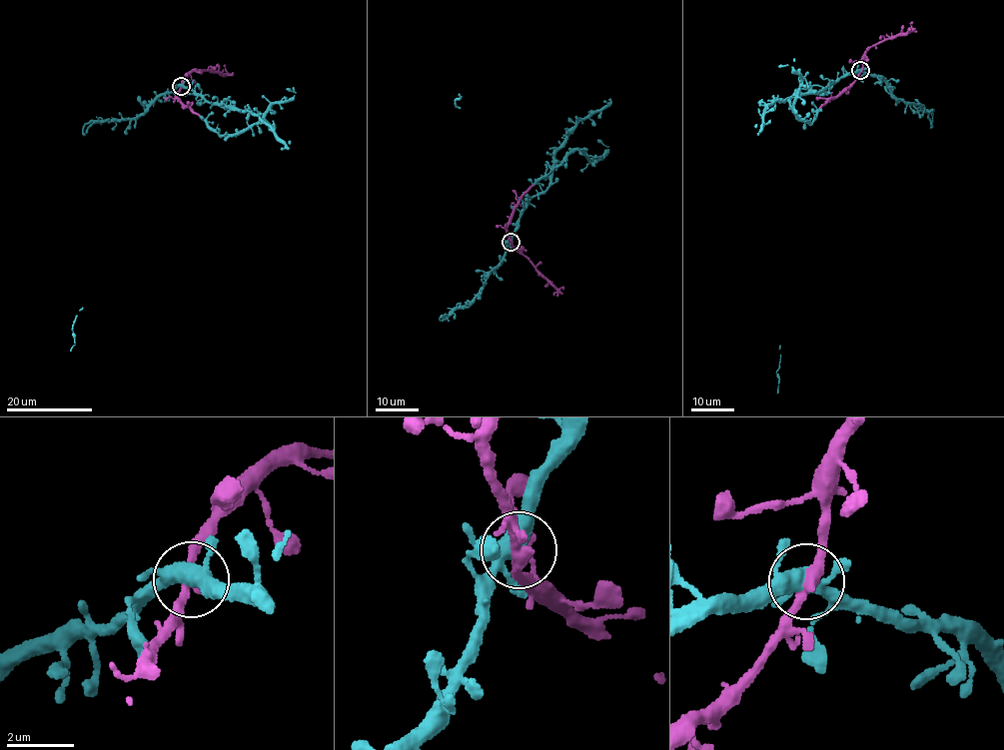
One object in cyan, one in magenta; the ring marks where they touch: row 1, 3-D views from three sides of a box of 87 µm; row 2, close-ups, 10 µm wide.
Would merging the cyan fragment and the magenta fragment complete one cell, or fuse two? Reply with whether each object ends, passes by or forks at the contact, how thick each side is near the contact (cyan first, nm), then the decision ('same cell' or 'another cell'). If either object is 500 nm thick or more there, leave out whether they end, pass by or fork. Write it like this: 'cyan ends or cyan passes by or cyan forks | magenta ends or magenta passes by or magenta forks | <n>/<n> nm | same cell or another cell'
cyan forks | magenta passes by | 400/320 nm | same cell

